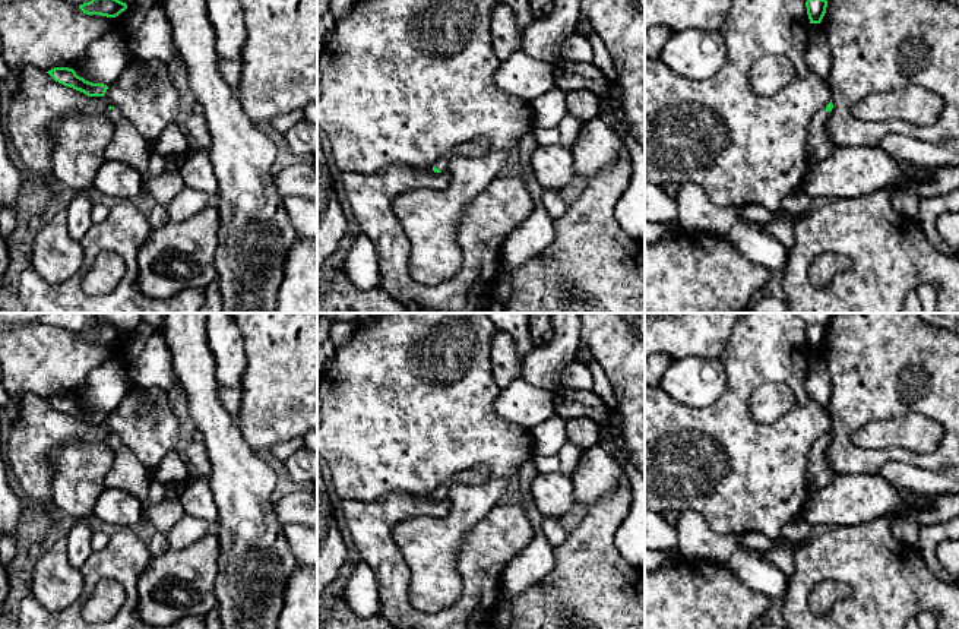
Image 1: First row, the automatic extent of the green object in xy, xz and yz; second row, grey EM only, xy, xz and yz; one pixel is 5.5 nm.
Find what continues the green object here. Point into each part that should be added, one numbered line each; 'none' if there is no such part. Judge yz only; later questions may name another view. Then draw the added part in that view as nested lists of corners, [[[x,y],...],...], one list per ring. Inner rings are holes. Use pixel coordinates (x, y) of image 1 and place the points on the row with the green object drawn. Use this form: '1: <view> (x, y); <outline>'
1: yz (819, 145); [[[823,108],[810,120],[807,139],[808,162],[825,161],[836,148],[826,130],[829,116],[830,113]]]

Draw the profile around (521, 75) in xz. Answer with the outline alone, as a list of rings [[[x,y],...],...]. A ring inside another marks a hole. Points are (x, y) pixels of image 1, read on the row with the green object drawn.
[[[520,48],[500,63],[494,80],[506,94],[532,102],[556,86],[554,66]]]

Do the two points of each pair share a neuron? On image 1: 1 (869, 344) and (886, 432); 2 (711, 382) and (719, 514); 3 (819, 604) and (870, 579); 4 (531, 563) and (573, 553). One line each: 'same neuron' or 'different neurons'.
1: different neurons
2: different neurons
3: different neurons
4: different neurons

